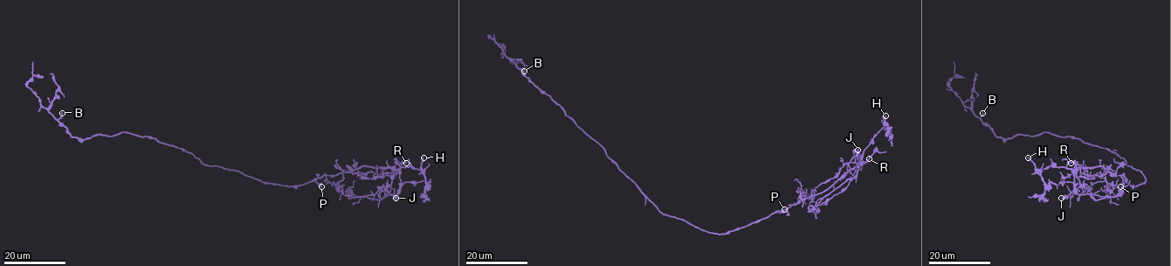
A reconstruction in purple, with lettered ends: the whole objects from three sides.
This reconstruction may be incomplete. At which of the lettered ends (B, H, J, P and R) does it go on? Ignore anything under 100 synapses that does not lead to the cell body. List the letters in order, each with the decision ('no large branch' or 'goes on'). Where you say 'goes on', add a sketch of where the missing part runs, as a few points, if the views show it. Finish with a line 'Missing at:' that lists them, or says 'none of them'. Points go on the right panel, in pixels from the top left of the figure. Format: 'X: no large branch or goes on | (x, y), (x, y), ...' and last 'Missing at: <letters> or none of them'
B: no large branch
H: goes on | (1028, 157), (1035, 157), (1056, 168), (1080, 168), (1109, 188)
J: no large branch
P: no large branch
R: no large branch
Missing at: H

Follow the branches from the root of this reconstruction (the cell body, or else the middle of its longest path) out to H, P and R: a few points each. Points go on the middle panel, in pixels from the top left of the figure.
H: (685, 220), (710, 233), (726, 234), (758, 222), (827, 190), (858, 164), (863, 150), (884, 126), (885, 115)
P: (685, 220), (710, 233), (726, 234), (784, 209)
R: (685, 220), (710, 233), (726, 234), (738, 230), (827, 190), (869, 158)

